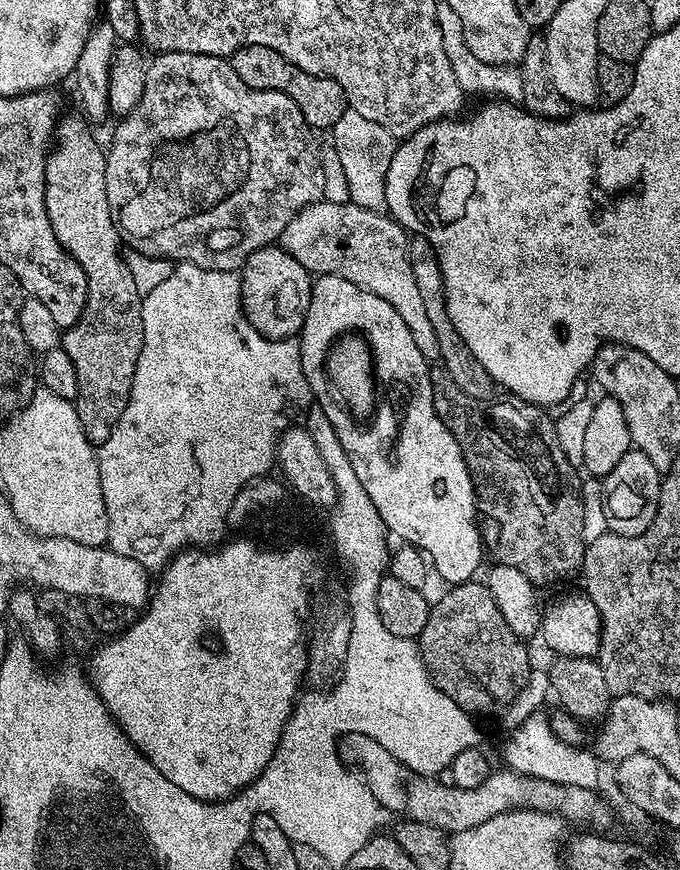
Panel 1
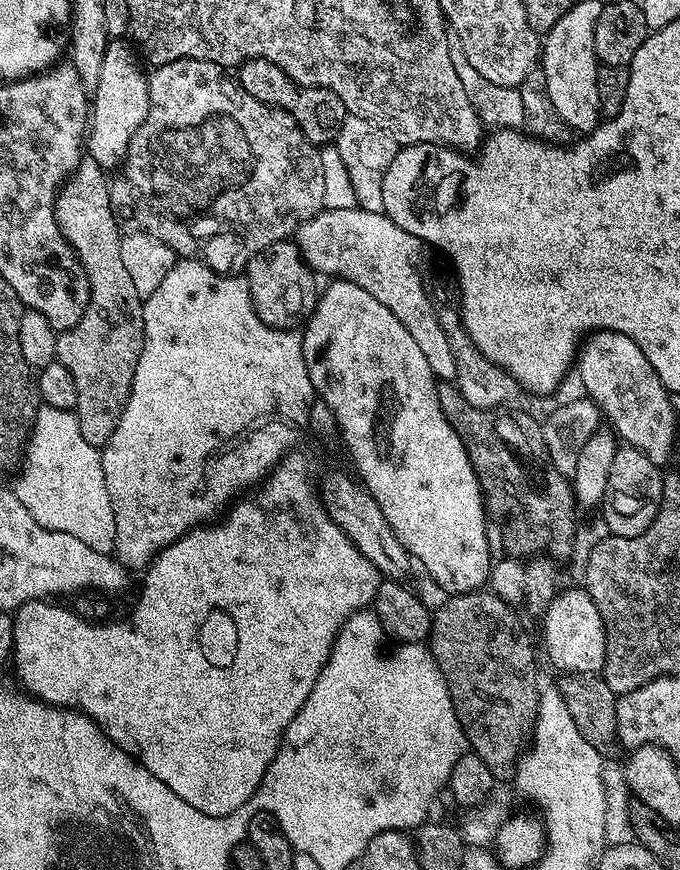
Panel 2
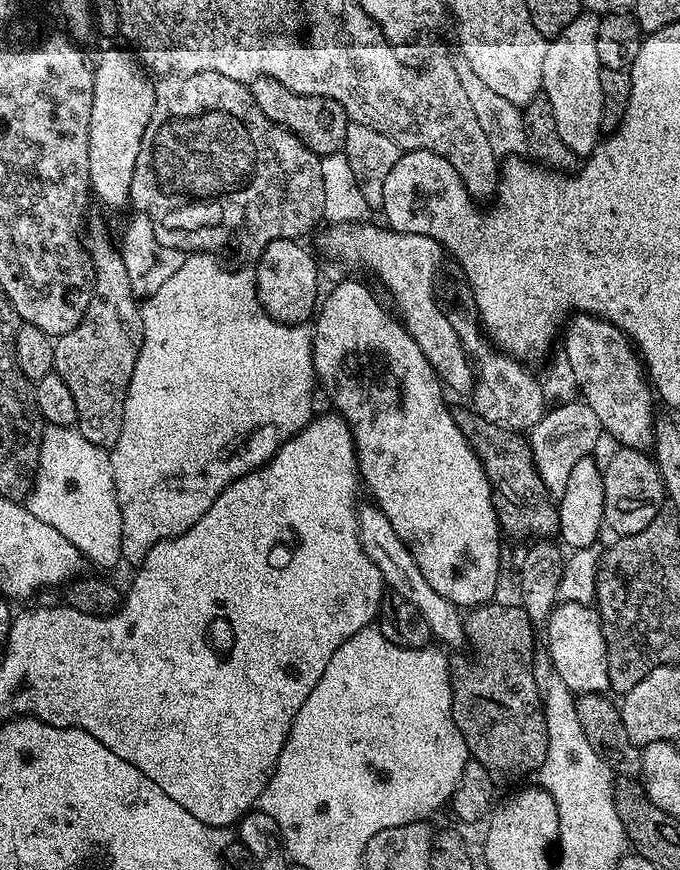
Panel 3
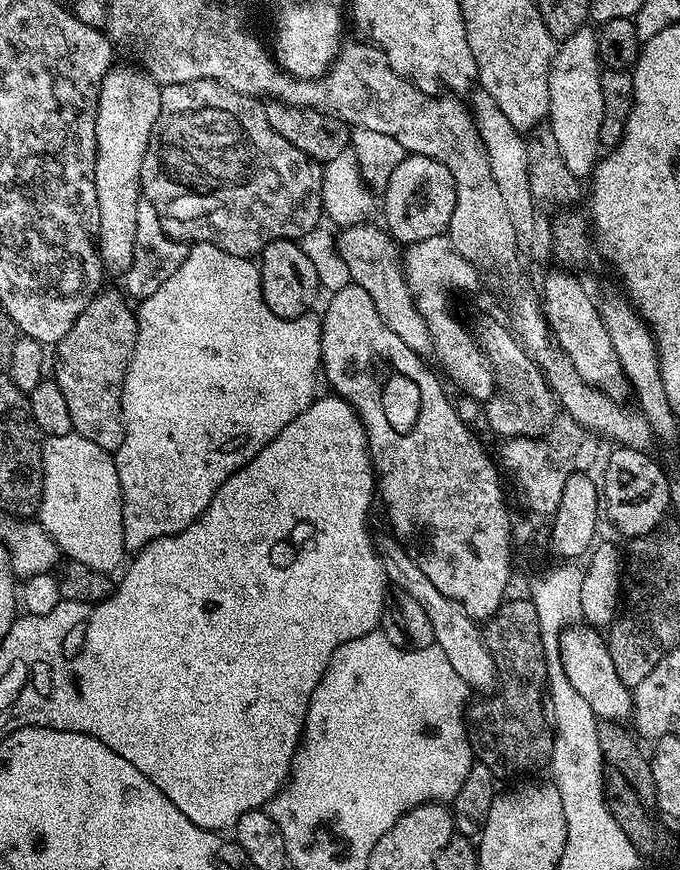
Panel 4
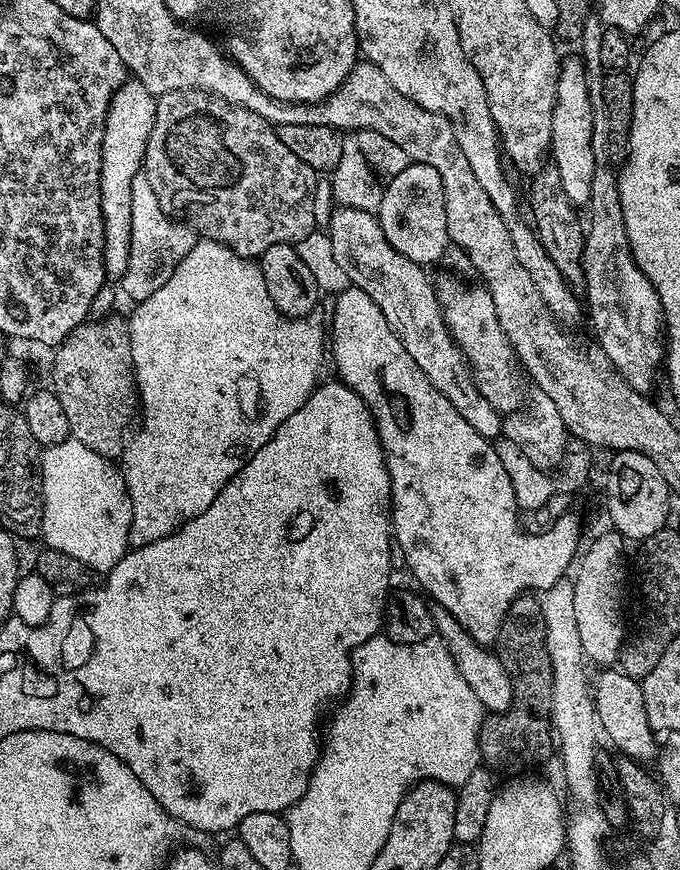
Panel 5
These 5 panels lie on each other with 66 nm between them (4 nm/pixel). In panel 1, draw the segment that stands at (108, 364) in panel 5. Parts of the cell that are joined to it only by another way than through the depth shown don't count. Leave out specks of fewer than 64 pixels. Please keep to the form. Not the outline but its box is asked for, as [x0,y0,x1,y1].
[46,115,144,446]

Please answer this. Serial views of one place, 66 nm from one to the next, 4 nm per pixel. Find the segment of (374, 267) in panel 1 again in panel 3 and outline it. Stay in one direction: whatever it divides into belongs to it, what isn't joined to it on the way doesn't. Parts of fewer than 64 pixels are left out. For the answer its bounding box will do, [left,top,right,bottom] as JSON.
[320,223,474,393]

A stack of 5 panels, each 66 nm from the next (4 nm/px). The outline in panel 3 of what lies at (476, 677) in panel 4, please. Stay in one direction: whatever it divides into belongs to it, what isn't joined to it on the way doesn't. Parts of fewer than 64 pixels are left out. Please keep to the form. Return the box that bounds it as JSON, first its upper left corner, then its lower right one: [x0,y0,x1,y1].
[358,503,466,648]

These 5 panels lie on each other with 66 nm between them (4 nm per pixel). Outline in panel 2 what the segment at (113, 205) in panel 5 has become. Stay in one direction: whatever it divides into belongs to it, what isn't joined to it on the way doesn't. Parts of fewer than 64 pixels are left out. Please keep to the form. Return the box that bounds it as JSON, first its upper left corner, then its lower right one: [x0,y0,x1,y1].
[86,38,149,170]

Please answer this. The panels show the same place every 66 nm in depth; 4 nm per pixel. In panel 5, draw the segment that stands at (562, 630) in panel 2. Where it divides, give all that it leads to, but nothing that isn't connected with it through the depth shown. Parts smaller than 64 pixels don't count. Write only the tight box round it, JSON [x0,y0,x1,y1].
[593,668,658,764]

